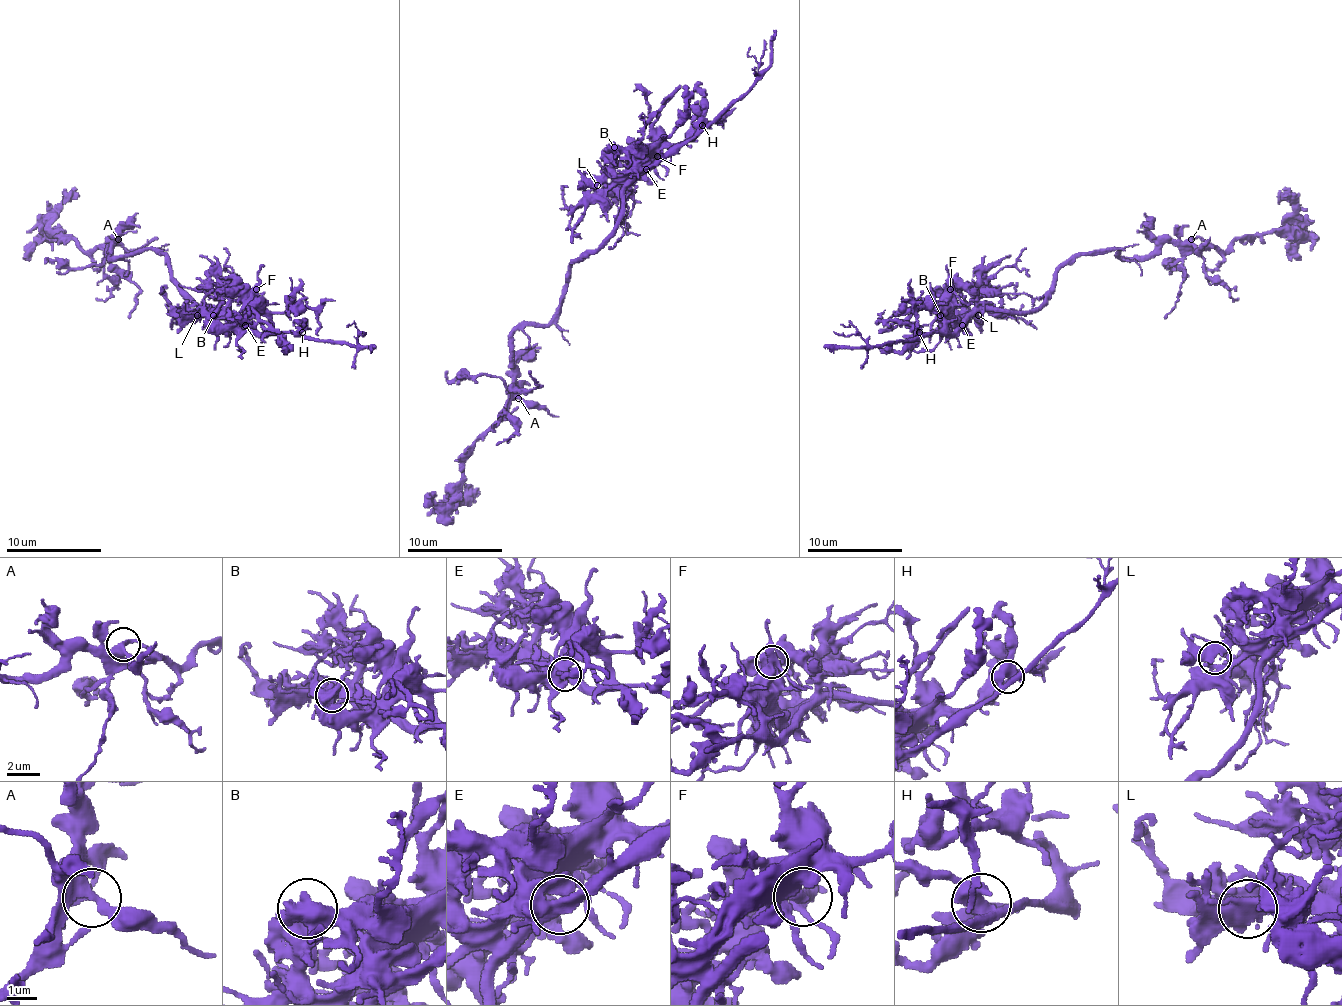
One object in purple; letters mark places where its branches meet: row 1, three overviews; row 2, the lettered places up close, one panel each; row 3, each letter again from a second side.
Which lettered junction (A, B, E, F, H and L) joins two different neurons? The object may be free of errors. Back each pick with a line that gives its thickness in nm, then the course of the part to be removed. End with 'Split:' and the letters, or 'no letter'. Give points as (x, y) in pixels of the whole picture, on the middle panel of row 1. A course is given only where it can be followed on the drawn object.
Split: no letter

